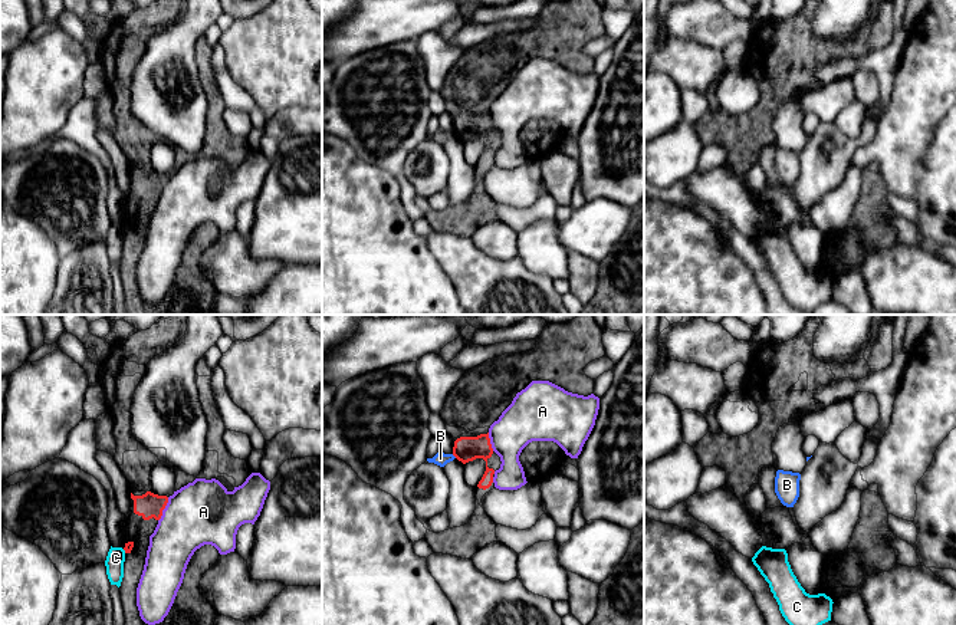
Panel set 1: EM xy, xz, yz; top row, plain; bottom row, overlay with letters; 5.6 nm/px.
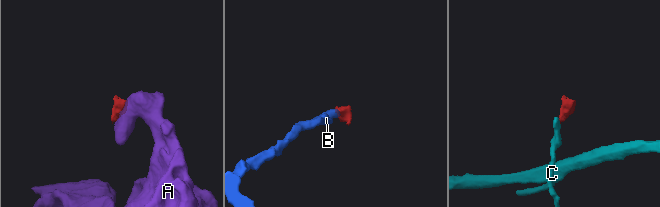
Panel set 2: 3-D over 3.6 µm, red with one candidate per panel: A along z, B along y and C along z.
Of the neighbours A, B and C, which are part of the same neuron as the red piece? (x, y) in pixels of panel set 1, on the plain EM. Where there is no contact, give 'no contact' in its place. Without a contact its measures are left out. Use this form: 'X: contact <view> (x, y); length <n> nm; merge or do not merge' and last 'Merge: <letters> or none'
A: contact xy (164, 186); length 150 nm; do not merge
B: contact xz (454, 134); length 40 nm; do not merge
C: contact xy (124, 227); length 30 nm; do not merge
Merge: none

